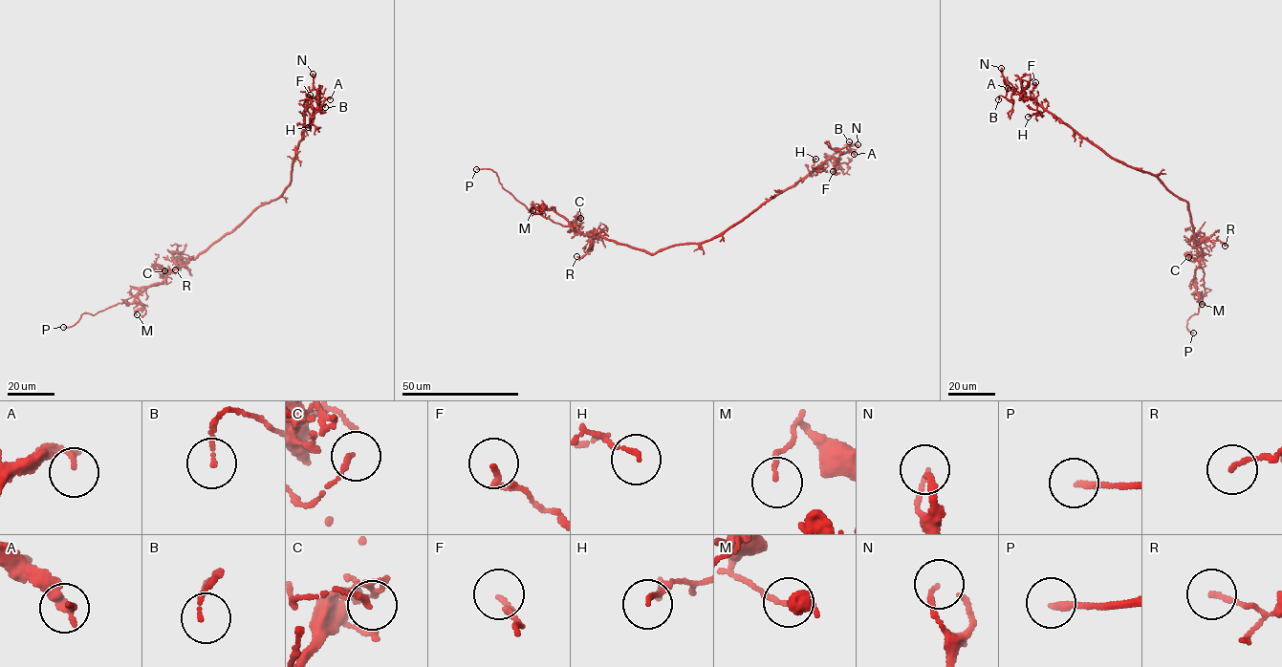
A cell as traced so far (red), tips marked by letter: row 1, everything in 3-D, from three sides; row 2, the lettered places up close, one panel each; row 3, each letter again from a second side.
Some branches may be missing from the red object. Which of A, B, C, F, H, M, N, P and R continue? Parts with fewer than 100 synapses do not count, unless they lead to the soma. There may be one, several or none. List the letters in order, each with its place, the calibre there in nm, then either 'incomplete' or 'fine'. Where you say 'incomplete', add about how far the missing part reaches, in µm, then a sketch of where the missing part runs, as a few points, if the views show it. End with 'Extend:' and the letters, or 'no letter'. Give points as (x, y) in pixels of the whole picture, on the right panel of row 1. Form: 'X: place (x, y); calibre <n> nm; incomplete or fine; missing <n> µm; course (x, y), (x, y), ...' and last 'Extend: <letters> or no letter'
A: place (1008, 88); calibre 160 nm; fine
B: place (998, 99); calibre 100 nm; fine
C: place (1188, 257); calibre 90 nm; fine
F: place (1035, 82); calibre 170 nm; fine
H: place (1028, 117); calibre 100 nm; fine
M: place (1202, 304); calibre 110 nm; fine
N: place (1001, 68); calibre 110 nm; fine
P: place (1193, 333); calibre 180 nm; incomplete; missing 4 µm
R: place (1225, 246); calibre 130 nm; fine
Extend: P

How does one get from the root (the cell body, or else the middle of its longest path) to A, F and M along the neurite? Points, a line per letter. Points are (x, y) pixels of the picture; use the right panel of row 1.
A: (1169, 191), (1157, 177), (1117, 161), (1020, 93), (1014, 92), (1013, 102), (1010, 101), (1006, 96), (1008, 88)
F: (1169, 191), (1157, 177), (1117, 161), (1032, 98), (1022, 98), (1030, 96), (1036, 85), (1035, 82)
M: (1169, 191), (1188, 205), (1195, 242), (1202, 249), (1194, 278), (1198, 301), (1202, 304)

